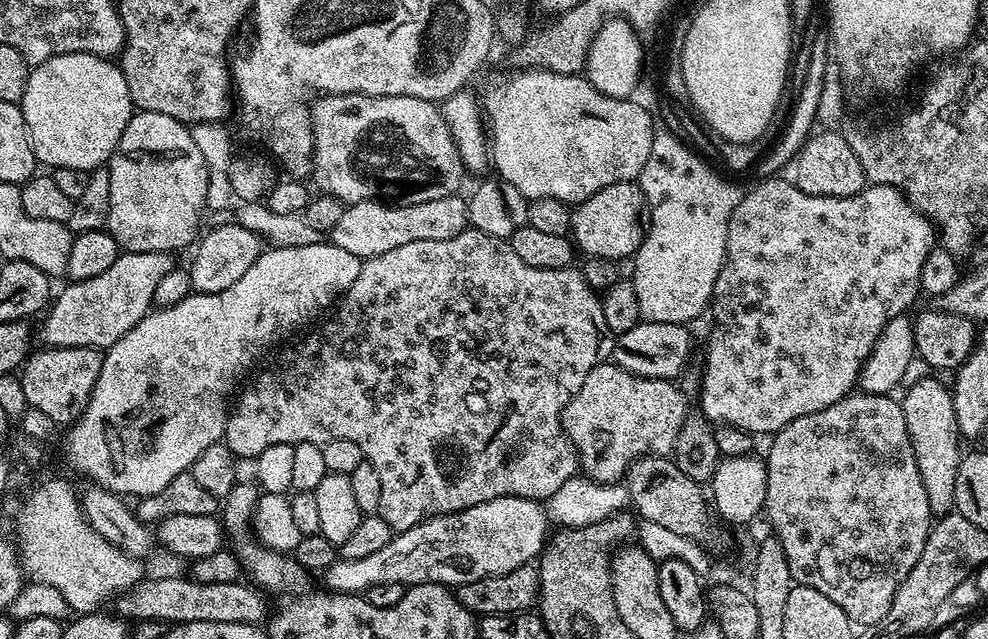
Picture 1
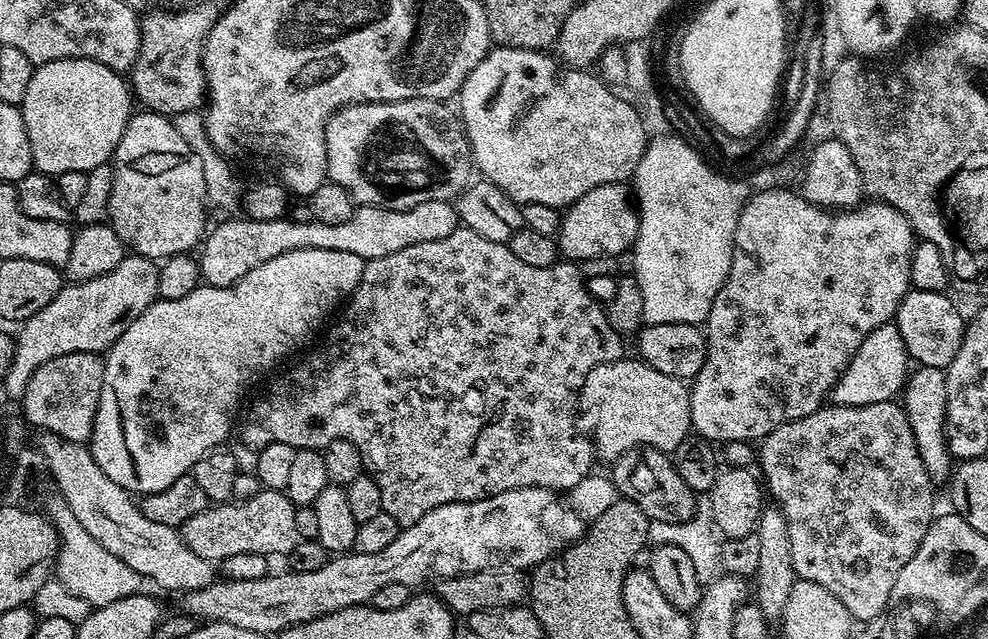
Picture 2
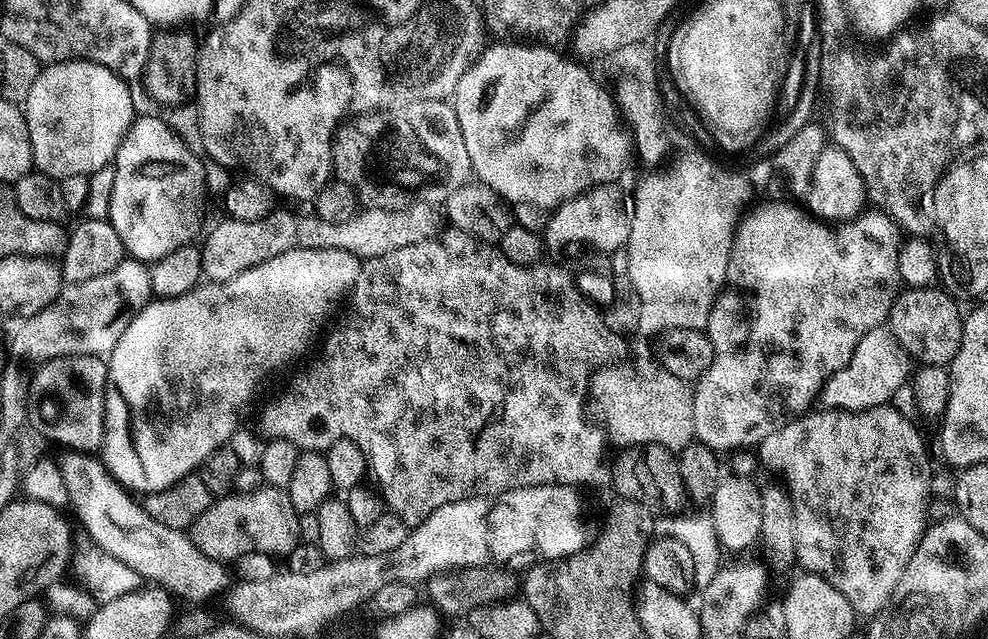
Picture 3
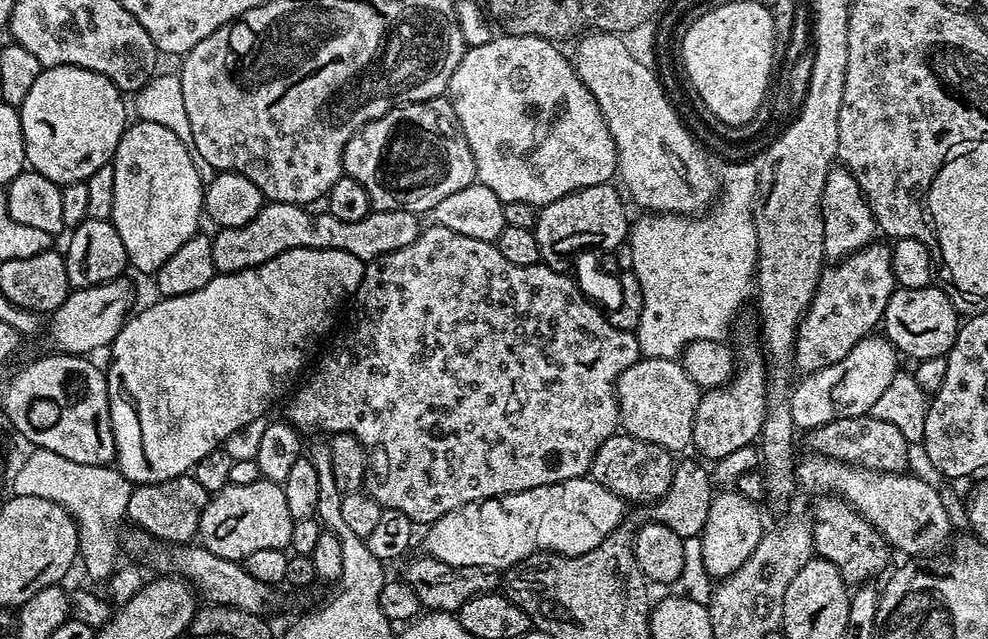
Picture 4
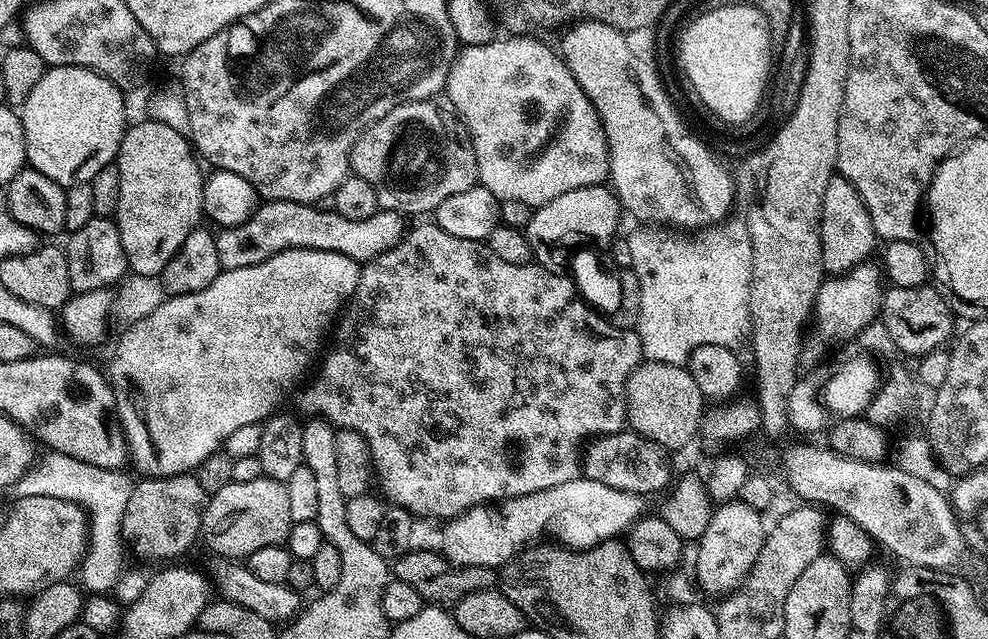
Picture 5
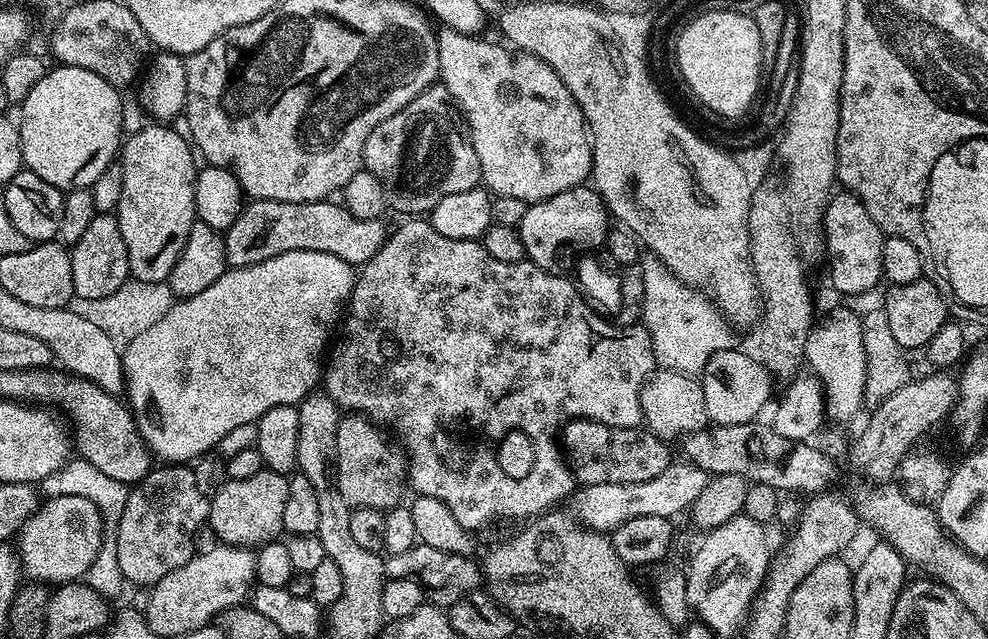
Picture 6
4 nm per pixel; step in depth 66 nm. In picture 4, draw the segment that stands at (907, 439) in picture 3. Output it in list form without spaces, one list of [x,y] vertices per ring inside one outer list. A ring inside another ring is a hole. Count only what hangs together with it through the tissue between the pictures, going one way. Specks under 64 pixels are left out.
[[[871,414],[867,416],[851,416],[838,418],[811,429],[807,433],[808,444],[813,453],[829,456],[831,460],[841,460],[844,464],[858,464],[872,468],[875,472],[907,473],[908,450],[910,443],[897,426],[883,421]],[[835,496],[817,499],[816,509],[810,515],[812,525],[812,546],[815,555],[822,560],[834,562],[842,574],[845,584],[860,586],[871,576],[876,576],[888,564],[890,545],[880,531],[866,518]]]

